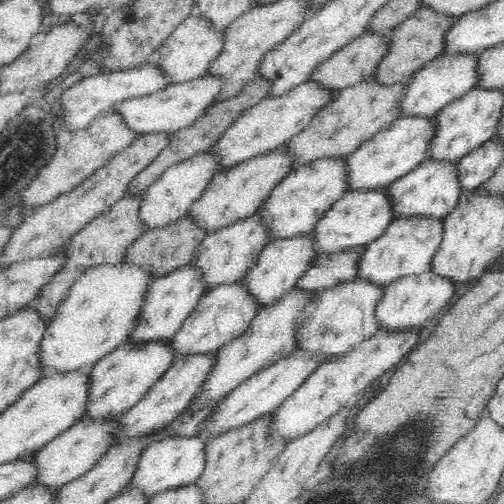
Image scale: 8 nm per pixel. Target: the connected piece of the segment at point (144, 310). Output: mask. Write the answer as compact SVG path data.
M191 263L187 266L178 267L166 276L151 279L144 291L143 303L135 318L135 323L125 336L124 343L136 346L136 344L168 341L195 309L204 292L206 290L199 281L199 272L191 266Z

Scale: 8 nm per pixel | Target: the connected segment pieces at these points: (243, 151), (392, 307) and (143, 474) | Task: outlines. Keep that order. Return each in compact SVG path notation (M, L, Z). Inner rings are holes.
M306 82L290 89L286 94L282 96L276 96L274 98L265 97L260 102L252 105L249 109L246 109L226 130L207 148L207 154L213 156L213 160L217 166L219 166L220 172L226 172L230 168L250 160L250 158L256 158L264 154L279 149L285 144L285 142L295 134L298 134L304 127L308 126L313 114L320 108L322 104L328 102L332 98L332 92L322 90L318 88L318 85L314 83Z
M431 270L420 275L410 275L394 279L390 284L381 287L383 293L376 301L373 317L379 330L384 332L405 332L422 328L428 318L436 316L454 295L456 286Z
M170 436L146 445L140 452L128 482L128 491L142 497L154 497L165 491L191 486L204 468L204 444L196 437Z

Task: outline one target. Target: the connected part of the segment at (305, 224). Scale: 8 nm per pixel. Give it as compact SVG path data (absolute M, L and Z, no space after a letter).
M344 157L316 160L290 171L276 183L276 186L272 187L269 195L254 211L259 216L261 224L264 224L265 236L270 241L274 241L309 235L323 212L328 210L336 199L346 193L347 186L343 180L345 174Z

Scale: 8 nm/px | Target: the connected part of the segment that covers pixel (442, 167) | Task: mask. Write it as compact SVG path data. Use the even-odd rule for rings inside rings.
M427 159L404 176L391 182L384 191L392 220L420 217L444 218L455 210L462 192L455 177L455 164Z

